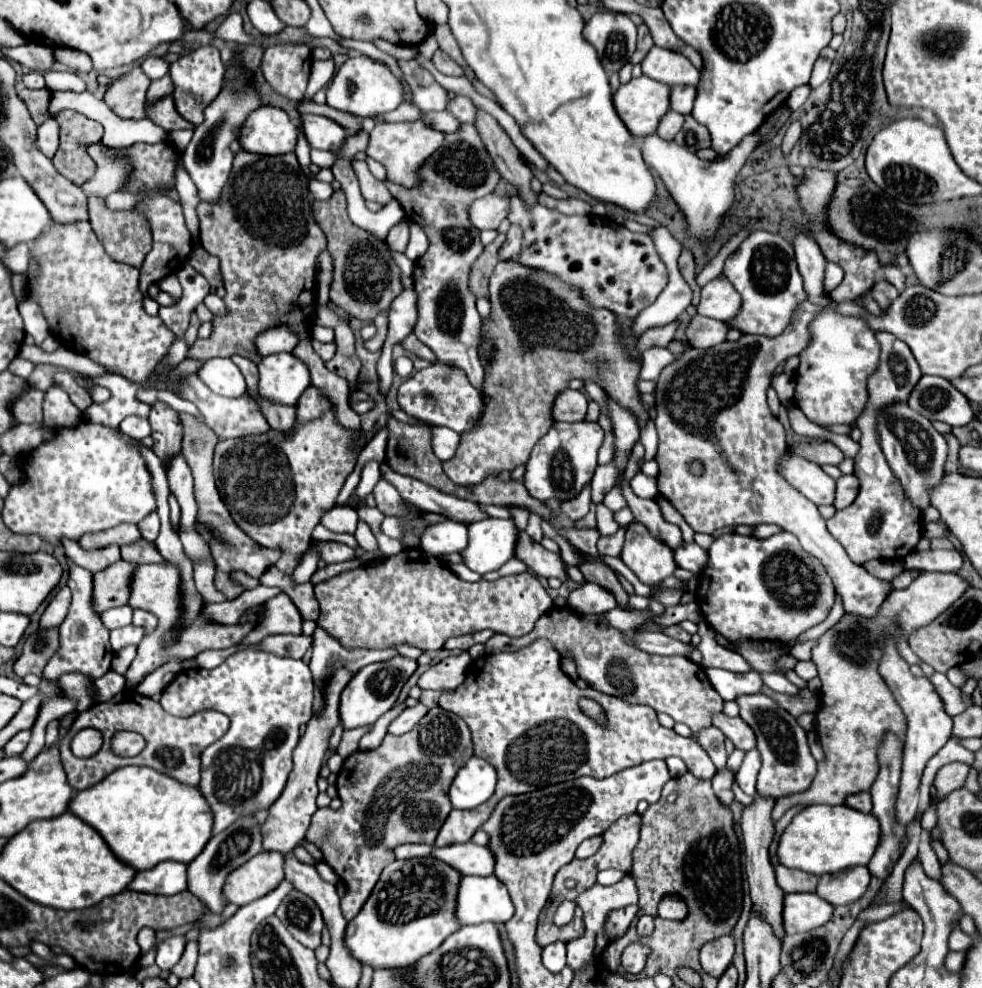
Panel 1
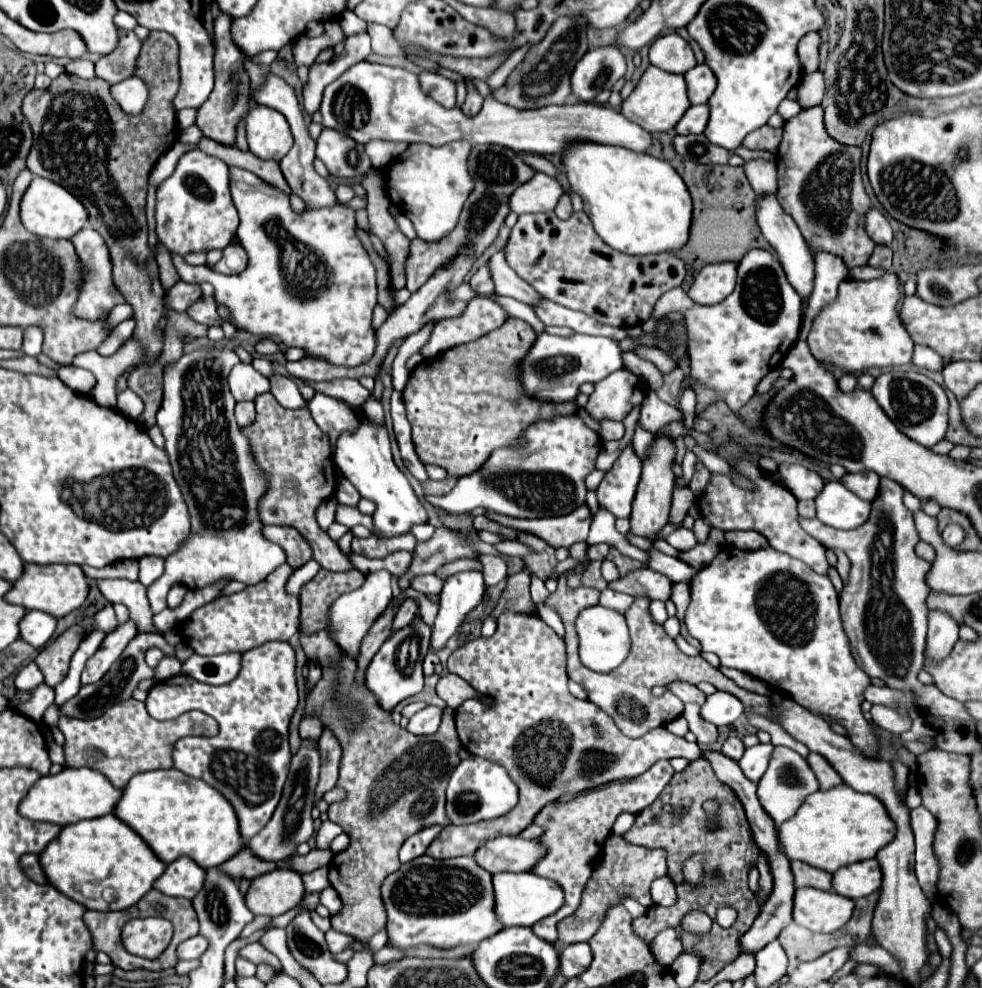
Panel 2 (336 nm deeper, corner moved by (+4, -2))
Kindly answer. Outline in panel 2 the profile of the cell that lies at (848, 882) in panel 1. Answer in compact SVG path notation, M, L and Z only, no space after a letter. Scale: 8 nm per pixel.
M871 858L871 860L863 860L839 868L833 874L833 890L851 900L857 900L879 890L881 880L883 880L881 866L875 858Z

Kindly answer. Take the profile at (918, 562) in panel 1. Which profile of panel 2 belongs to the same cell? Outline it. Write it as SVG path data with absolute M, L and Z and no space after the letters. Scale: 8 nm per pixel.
M947 524L945 530L941 532L941 538L945 540L947 546L957 548L965 540L965 530L959 524Z

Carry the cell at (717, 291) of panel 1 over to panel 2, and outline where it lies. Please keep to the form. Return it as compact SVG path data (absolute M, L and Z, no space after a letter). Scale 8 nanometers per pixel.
M737 262L707 264L695 276L695 282L687 294L697 304L713 306L723 302L733 292L735 278L737 278Z

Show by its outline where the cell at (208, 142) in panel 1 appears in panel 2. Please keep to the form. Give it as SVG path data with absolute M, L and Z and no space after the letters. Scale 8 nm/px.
M201 150L187 152L175 172L157 188L155 234L169 254L187 256L191 252L223 250L237 232L239 216L229 194L229 166Z

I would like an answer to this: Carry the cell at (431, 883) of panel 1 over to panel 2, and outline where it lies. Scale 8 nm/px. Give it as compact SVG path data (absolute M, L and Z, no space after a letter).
M419 856L401 868L407 868L407 872L393 872L381 886L383 902L387 908L387 932L391 946L477 946L481 940L503 930L503 924L495 914L491 874L483 870L471 856L451 860Z

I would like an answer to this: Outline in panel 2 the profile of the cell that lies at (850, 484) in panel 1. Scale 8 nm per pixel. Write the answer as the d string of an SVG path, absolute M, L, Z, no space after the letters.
M857 472L857 474L845 474L841 482L845 488L855 492L863 500L873 500L879 490L879 476L875 472Z

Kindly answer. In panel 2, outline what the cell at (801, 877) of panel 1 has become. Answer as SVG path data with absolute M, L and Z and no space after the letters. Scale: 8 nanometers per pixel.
M791 862L791 868L793 868L793 874L795 874L795 886L797 888L813 886L813 888L819 888L819 890L831 890L833 874L819 870L819 868L813 868L805 862Z

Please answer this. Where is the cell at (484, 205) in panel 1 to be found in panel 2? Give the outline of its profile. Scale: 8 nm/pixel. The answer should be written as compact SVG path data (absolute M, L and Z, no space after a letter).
M537 172L527 184L521 184L509 200L509 206L517 214L525 212L553 212L559 198L565 194L561 182L543 172Z

